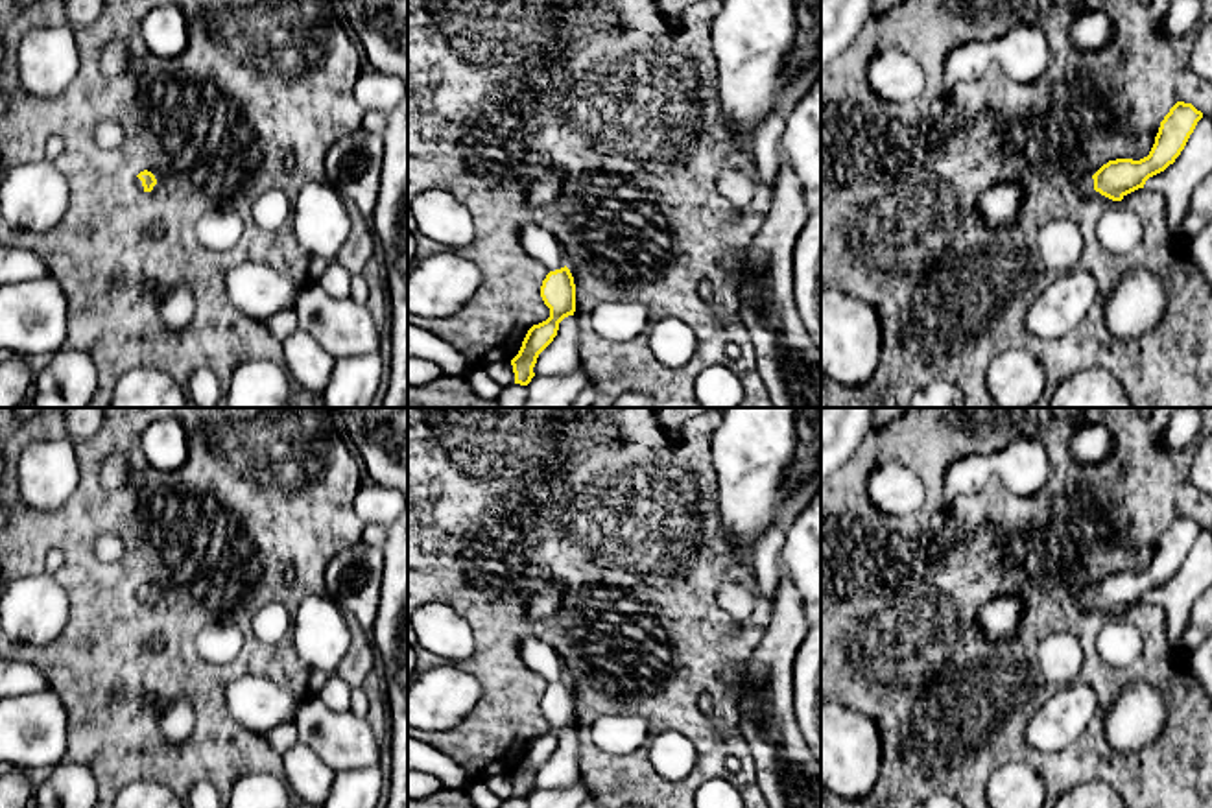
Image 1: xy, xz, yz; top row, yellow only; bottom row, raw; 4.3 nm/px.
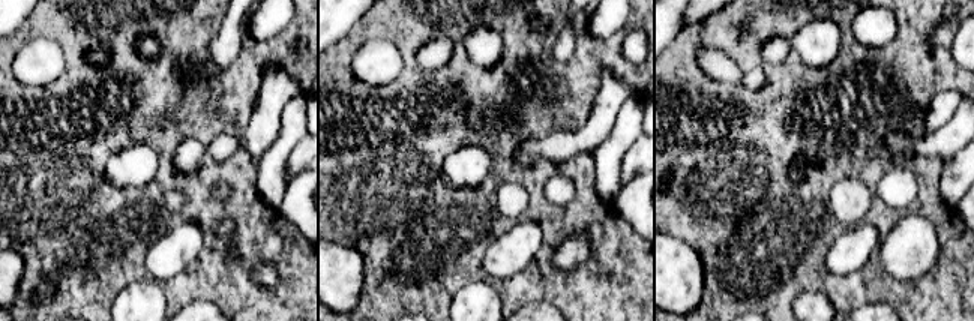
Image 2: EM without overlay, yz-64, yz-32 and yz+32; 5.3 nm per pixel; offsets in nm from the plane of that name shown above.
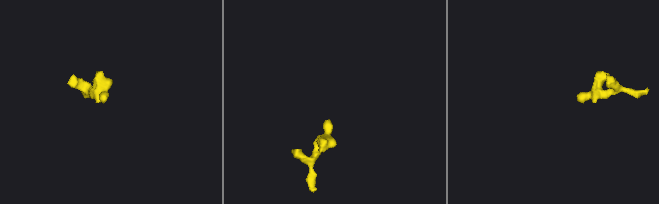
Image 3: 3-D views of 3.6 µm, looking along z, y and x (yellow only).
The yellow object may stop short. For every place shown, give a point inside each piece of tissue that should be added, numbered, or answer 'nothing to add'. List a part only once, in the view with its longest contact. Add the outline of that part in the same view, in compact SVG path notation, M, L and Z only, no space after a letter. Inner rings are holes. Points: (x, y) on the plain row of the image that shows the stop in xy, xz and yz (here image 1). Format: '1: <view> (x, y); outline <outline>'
1: xz (541, 659); outline M526 638L520 646L524 664L541 675L548 686L564 681L564 664L557 651L537 638Z

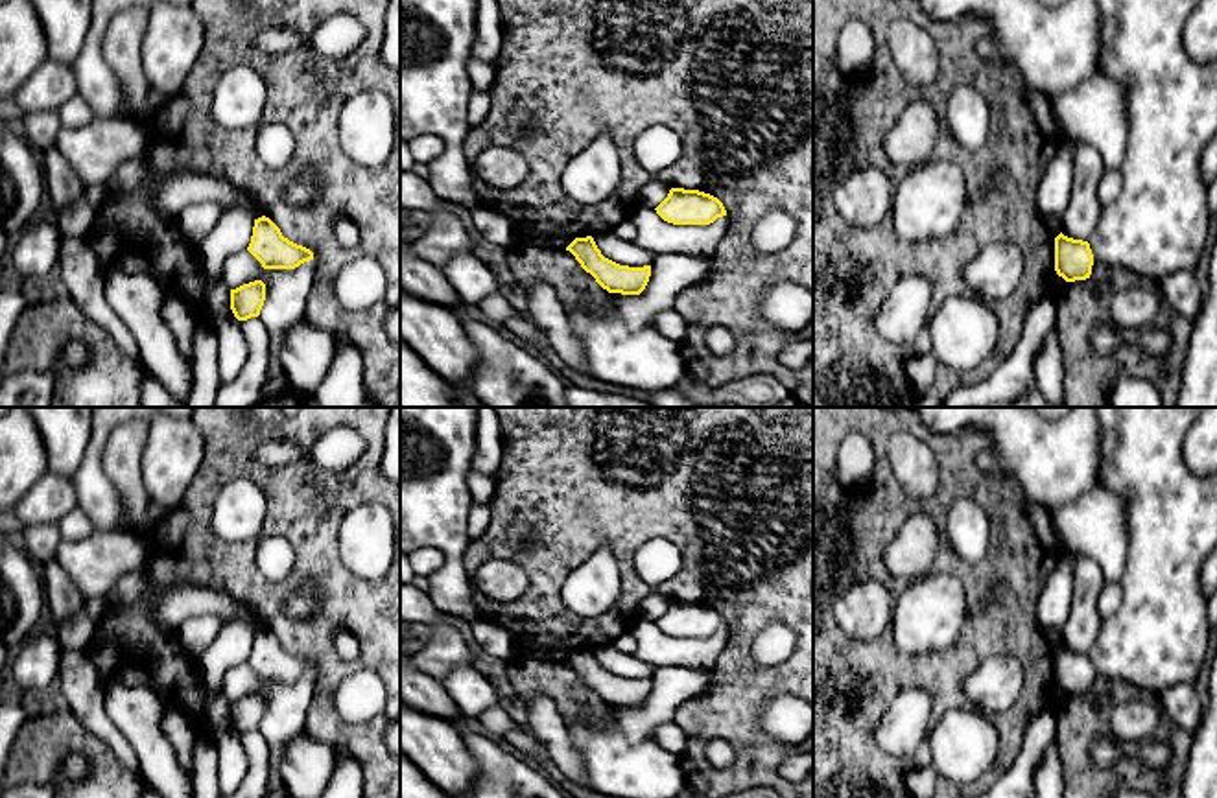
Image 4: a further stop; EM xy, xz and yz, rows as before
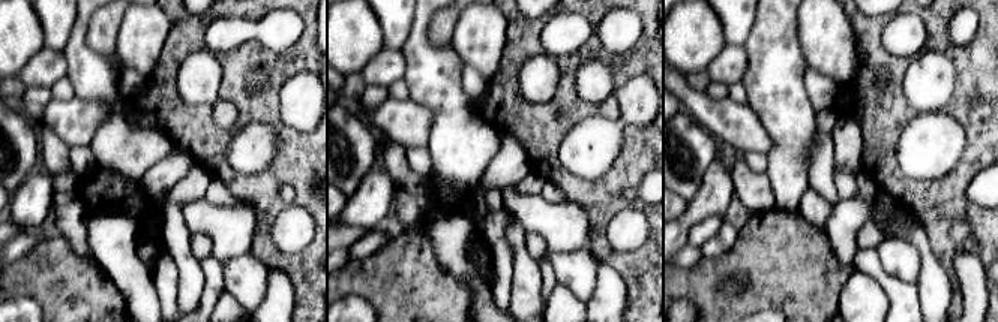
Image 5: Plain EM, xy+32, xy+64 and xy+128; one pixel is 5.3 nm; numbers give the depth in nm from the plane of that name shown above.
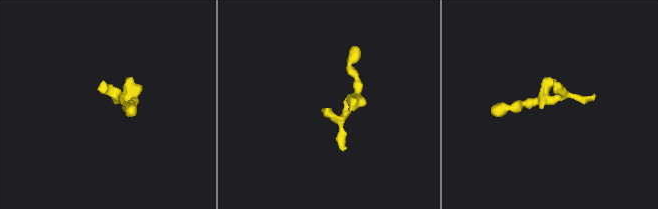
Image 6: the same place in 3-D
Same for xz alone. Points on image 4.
nothing to add

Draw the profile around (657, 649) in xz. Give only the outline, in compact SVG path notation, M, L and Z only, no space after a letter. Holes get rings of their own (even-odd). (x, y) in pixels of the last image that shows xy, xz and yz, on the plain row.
M638 619L631 628L636 649L634 658L647 665L684 669L712 669L728 641L727 628L710 638L673 638L664 634L655 621Z

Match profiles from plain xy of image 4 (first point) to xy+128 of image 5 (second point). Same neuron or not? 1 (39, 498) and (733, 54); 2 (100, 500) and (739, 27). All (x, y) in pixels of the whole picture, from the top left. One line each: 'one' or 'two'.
1: one
2: two

